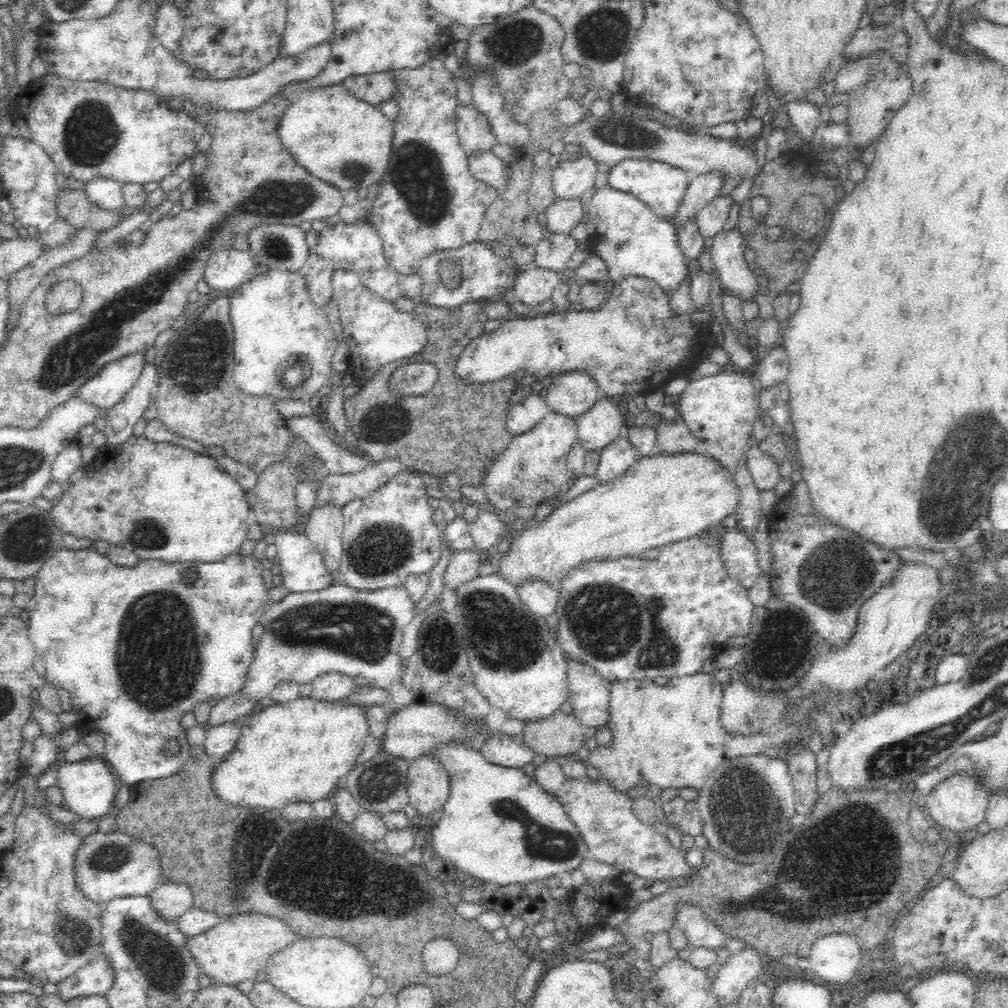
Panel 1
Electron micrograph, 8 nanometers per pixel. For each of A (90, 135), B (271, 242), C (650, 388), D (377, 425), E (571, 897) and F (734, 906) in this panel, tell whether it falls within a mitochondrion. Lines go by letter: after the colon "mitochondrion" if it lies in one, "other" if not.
A: mitochondrion
B: mitochondrion
C: other
D: other
E: other
F: other

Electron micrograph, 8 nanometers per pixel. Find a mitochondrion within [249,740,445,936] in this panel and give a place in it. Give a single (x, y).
(323, 906)

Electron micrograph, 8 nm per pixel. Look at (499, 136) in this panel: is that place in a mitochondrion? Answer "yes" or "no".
no

